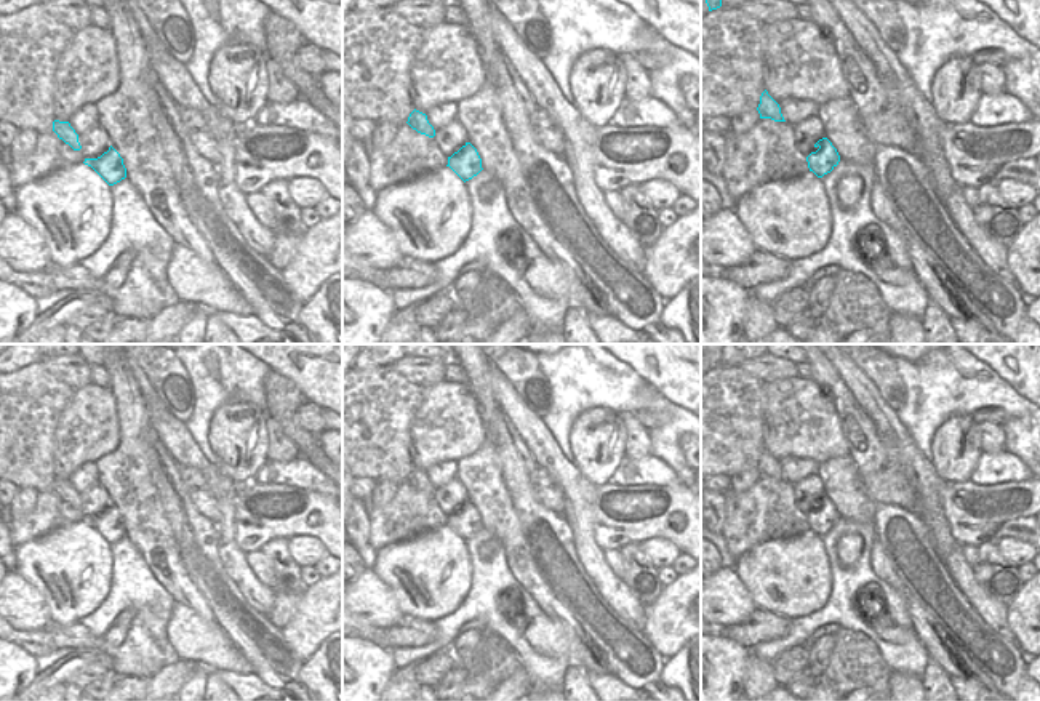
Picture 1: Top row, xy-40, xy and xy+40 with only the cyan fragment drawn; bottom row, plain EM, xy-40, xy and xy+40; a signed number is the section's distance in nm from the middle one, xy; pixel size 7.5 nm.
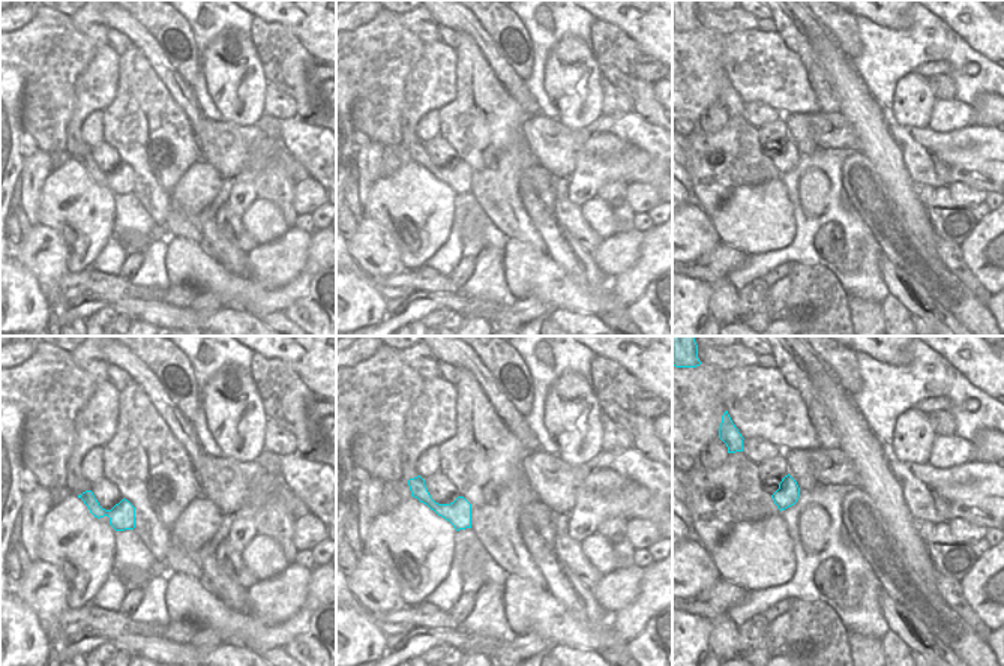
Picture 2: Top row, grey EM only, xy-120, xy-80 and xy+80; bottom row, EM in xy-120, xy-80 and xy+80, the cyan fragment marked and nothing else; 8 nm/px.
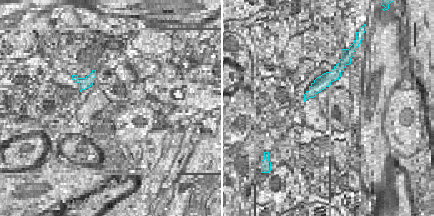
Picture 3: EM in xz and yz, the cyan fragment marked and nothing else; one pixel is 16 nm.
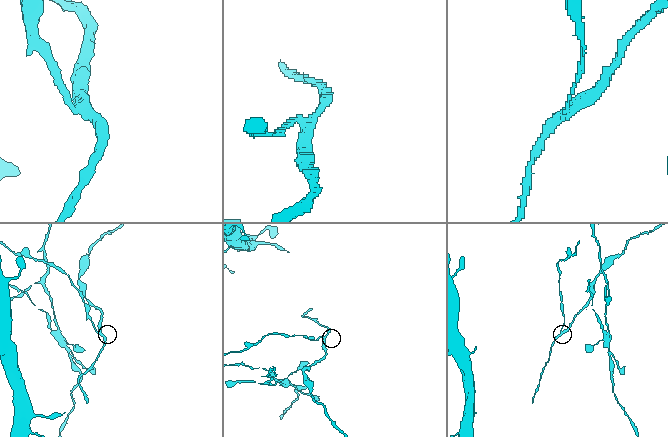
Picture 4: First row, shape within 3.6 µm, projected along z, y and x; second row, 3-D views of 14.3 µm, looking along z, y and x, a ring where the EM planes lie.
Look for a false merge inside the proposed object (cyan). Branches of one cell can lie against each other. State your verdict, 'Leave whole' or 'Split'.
Split

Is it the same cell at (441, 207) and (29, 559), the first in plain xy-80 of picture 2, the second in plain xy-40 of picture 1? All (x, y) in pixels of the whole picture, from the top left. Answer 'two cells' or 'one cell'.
one cell

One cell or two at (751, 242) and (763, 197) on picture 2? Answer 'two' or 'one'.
one

